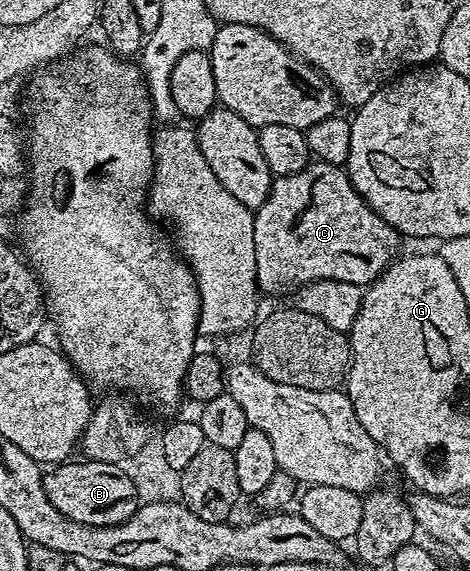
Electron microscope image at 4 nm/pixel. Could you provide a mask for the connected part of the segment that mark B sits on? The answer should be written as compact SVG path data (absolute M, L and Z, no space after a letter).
M69 459L59 465L51 466L44 473L44 491L46 499L62 511L74 523L87 525L117 525L138 508L137 493L134 483L128 475L119 470L114 463L89 461L87 459Z

